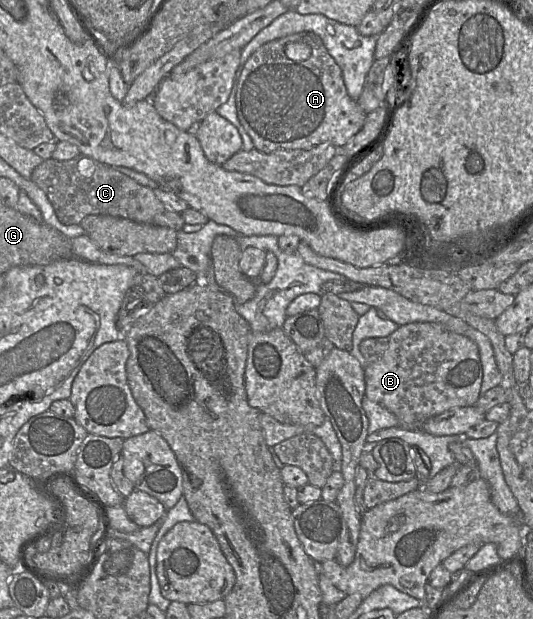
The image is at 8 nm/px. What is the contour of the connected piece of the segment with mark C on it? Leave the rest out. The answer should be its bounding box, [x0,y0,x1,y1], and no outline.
[30,154,185,231]

